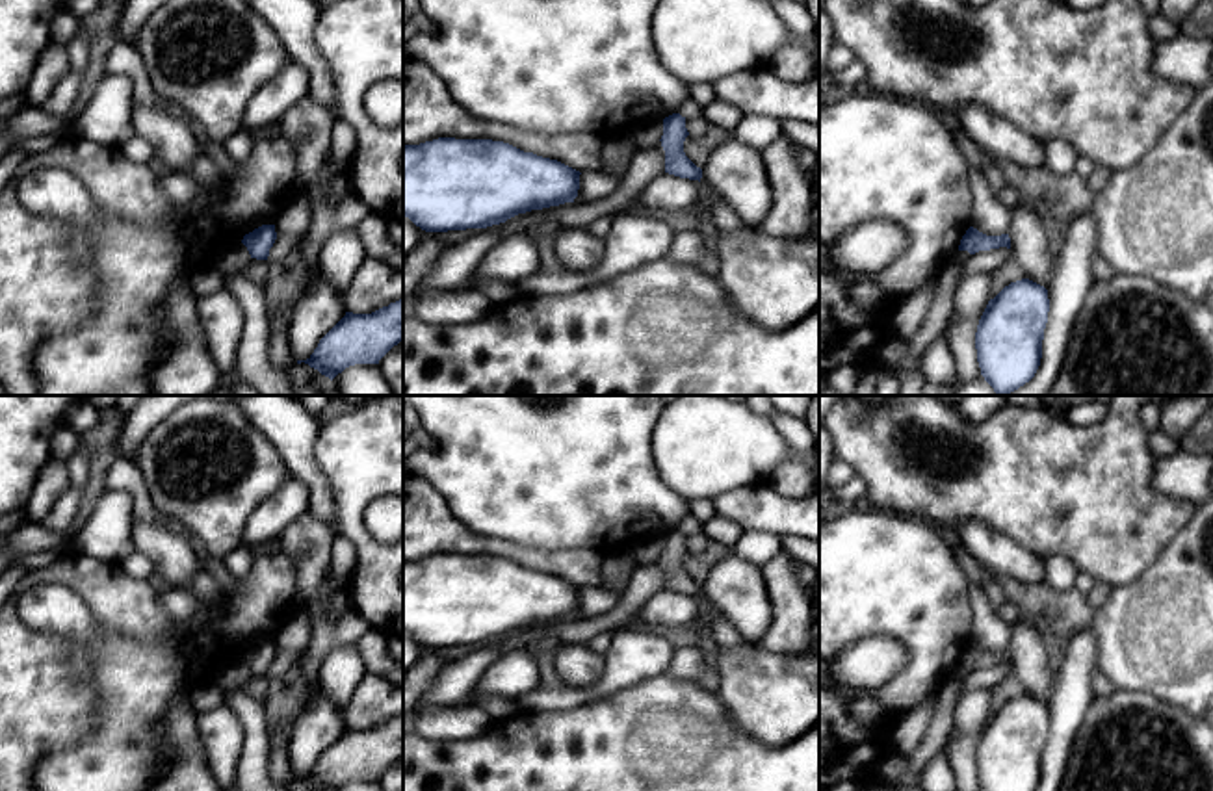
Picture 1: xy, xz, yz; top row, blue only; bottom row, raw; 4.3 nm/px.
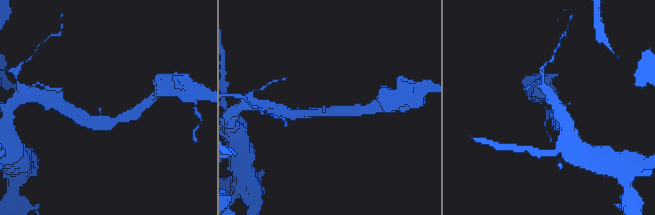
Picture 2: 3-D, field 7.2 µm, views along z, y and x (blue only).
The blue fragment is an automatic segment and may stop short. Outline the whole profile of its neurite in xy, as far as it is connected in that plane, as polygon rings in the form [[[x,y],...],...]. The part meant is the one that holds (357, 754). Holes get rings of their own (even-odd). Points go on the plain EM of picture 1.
[[[403,713],[372,730],[346,732],[320,756],[305,778],[321,791],[338,791],[355,780],[379,776],[403,758]]]

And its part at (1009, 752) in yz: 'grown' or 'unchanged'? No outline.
unchanged

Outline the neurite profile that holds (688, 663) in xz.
[[[682,646],[676,648],[676,654],[667,668],[667,674],[674,680],[700,683],[700,678],[706,672],[704,654],[698,646]]]

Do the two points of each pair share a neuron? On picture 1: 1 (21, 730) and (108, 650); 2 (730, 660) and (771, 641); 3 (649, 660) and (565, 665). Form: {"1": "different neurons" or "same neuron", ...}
{"1": "different neurons", "2": "different neurons", "3": "different neurons"}

